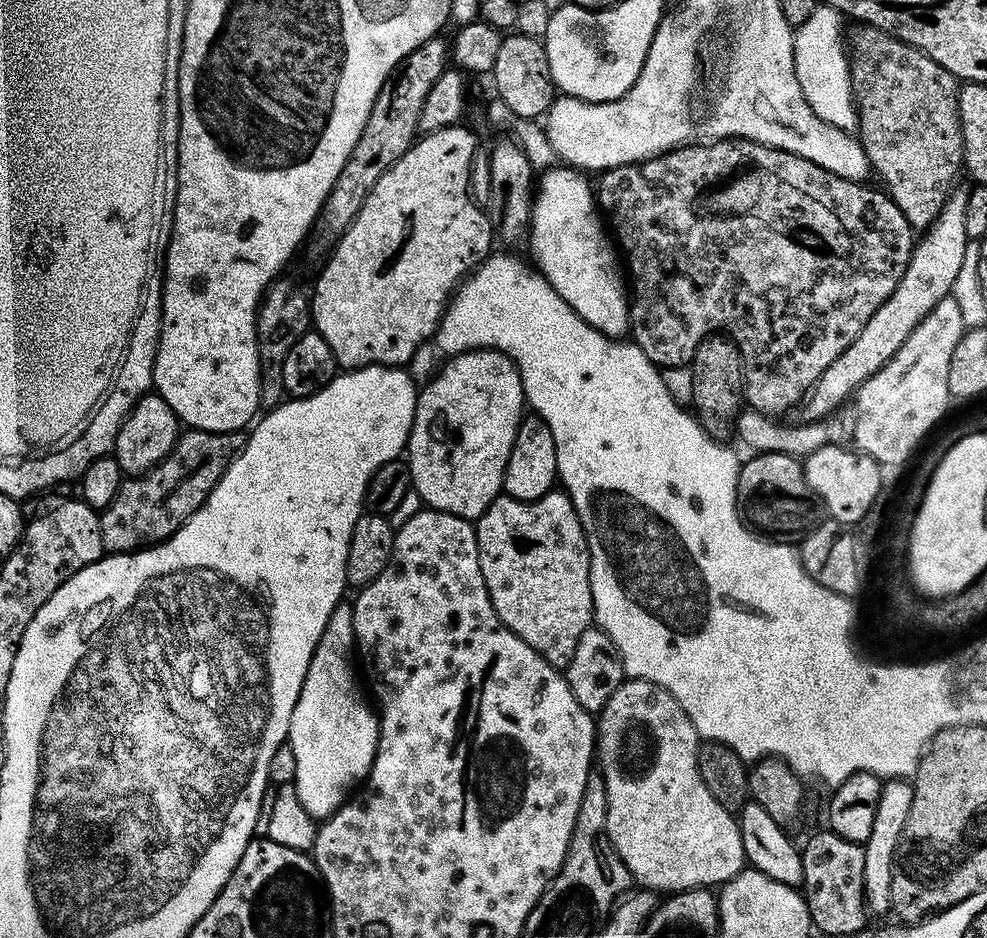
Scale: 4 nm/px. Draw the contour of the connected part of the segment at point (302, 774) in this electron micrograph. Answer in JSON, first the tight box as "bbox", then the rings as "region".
{"bbox":[286,602,380,822],"region":[[[341,602],[334,610],[334,614],[330,614],[330,622],[326,622],[326,630],[322,630],[322,638],[318,638],[318,646],[314,646],[314,654],[310,658],[310,666],[306,670],[306,678],[302,682],[302,690],[298,694],[298,702],[294,706],[294,714],[290,718],[288,727],[286,743],[294,750],[294,759],[298,762],[294,781],[298,798],[302,798],[302,806],[306,806],[306,814],[310,814],[317,822],[323,822],[329,816],[333,816],[340,809],[340,805],[349,799],[353,789],[367,777],[378,750],[380,721],[369,697],[366,692],[364,697],[364,692],[356,681],[356,668],[352,665],[355,646],[352,605]]]}

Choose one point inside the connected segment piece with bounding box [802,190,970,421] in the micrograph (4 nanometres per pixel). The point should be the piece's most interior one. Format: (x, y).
(928, 279)

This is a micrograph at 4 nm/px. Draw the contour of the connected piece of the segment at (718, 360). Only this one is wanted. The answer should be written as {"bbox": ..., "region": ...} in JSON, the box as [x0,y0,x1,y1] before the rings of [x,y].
{"bbox":[690,334,742,438],"region":[[[723,334],[706,337],[696,347],[690,367],[693,374],[691,407],[697,408],[695,411],[698,413],[703,427],[711,435],[717,438],[723,437],[723,432],[727,430],[728,426],[730,428],[730,422],[737,419],[742,408],[742,369],[740,352],[736,348],[736,343]]]}

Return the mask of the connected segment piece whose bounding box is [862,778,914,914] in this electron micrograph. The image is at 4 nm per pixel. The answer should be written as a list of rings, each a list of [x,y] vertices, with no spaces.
[[[888,778],[880,785],[878,810],[874,814],[874,826],[870,838],[862,845],[866,858],[864,871],[864,902],[869,913],[887,913],[892,907],[890,882],[894,878],[894,858],[902,830],[906,826],[906,817],[910,814],[910,802],[914,802],[914,790],[904,778]]]

